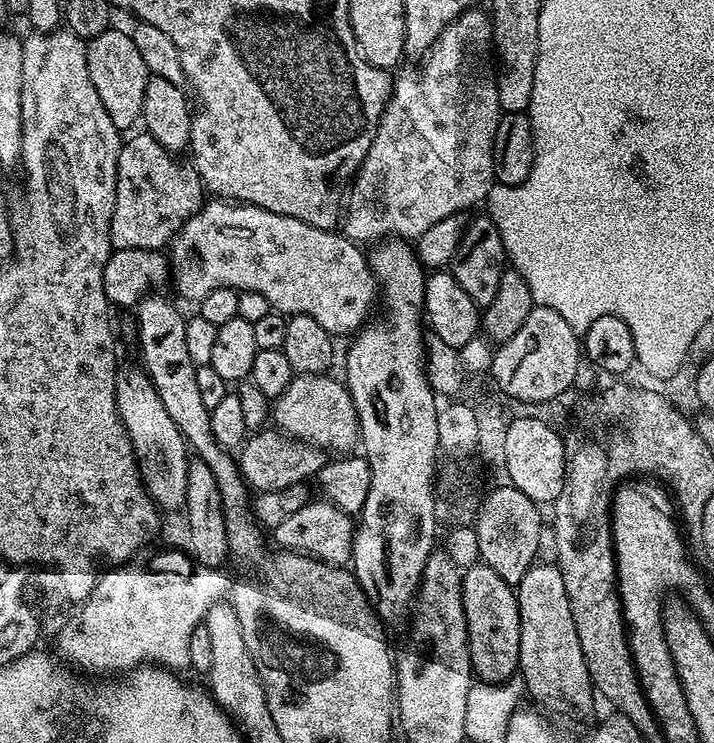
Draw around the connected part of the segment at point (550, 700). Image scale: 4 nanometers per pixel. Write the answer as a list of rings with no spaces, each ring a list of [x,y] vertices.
[[[555,563],[532,564],[525,572],[520,584],[515,589],[521,618],[521,648],[519,675],[523,677],[527,695],[533,696],[540,704],[553,708],[556,712],[584,712],[592,704],[594,689],[592,679],[586,670],[586,658],[582,658],[582,642],[578,642],[578,634],[574,626],[574,614],[570,610],[570,602],[566,594],[566,582],[562,582],[562,574]]]

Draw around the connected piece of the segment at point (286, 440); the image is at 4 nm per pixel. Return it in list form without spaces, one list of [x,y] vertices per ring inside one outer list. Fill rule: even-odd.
[[[260,430],[249,435],[238,449],[238,463],[244,483],[253,493],[286,490],[295,484],[311,481],[326,463],[325,449],[311,442],[293,440],[279,431]]]

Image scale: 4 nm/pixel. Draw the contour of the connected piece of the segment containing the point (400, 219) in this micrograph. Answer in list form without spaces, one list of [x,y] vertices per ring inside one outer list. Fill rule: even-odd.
[[[483,7],[467,8],[454,22],[450,22],[444,28],[440,37],[432,43],[430,51],[423,57],[424,69],[421,72],[404,72],[398,75],[392,82],[392,95],[388,97],[388,105],[380,119],[380,128],[374,134],[370,150],[366,158],[360,163],[360,169],[350,181],[350,187],[346,192],[346,215],[342,220],[342,232],[349,240],[365,242],[364,240],[379,241],[381,238],[396,238],[415,241],[417,236],[426,234],[434,222],[442,222],[442,218],[450,218],[455,212],[467,213],[476,203],[487,201],[488,191],[491,190],[496,180],[494,170],[494,134],[498,130],[498,122],[502,115],[498,102],[498,90],[494,75],[494,45],[492,42],[492,18]]]

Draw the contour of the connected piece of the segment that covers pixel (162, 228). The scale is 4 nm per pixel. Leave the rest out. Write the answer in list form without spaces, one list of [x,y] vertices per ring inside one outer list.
[[[148,131],[136,134],[120,146],[110,238],[113,249],[160,250],[171,245],[176,231],[206,203],[206,189],[191,163],[183,164]]]

